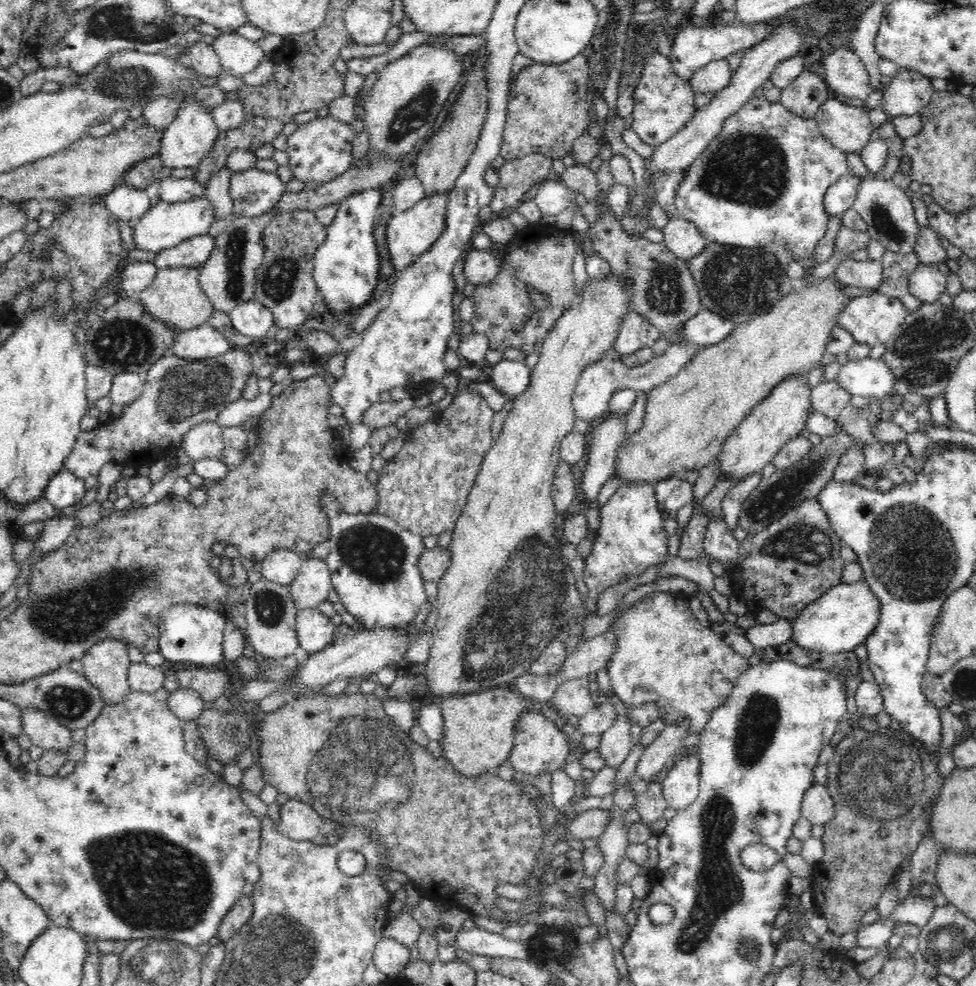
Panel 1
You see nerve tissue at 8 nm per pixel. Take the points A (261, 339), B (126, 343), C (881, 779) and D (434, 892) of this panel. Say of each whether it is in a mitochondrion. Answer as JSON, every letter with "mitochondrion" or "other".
{"A":"other","B":"mitochondrion","C":"mitochondrion","D":"other"}

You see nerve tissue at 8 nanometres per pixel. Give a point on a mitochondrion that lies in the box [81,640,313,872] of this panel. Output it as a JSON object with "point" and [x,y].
{"point":[234,732]}

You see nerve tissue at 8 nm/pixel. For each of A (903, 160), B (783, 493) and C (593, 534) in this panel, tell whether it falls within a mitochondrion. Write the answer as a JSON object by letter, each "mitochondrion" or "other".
{"A":"other","B":"mitochondrion","C":"other"}

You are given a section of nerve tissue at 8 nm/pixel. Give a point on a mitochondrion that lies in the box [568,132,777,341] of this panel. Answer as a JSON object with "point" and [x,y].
{"point":[723,279]}

